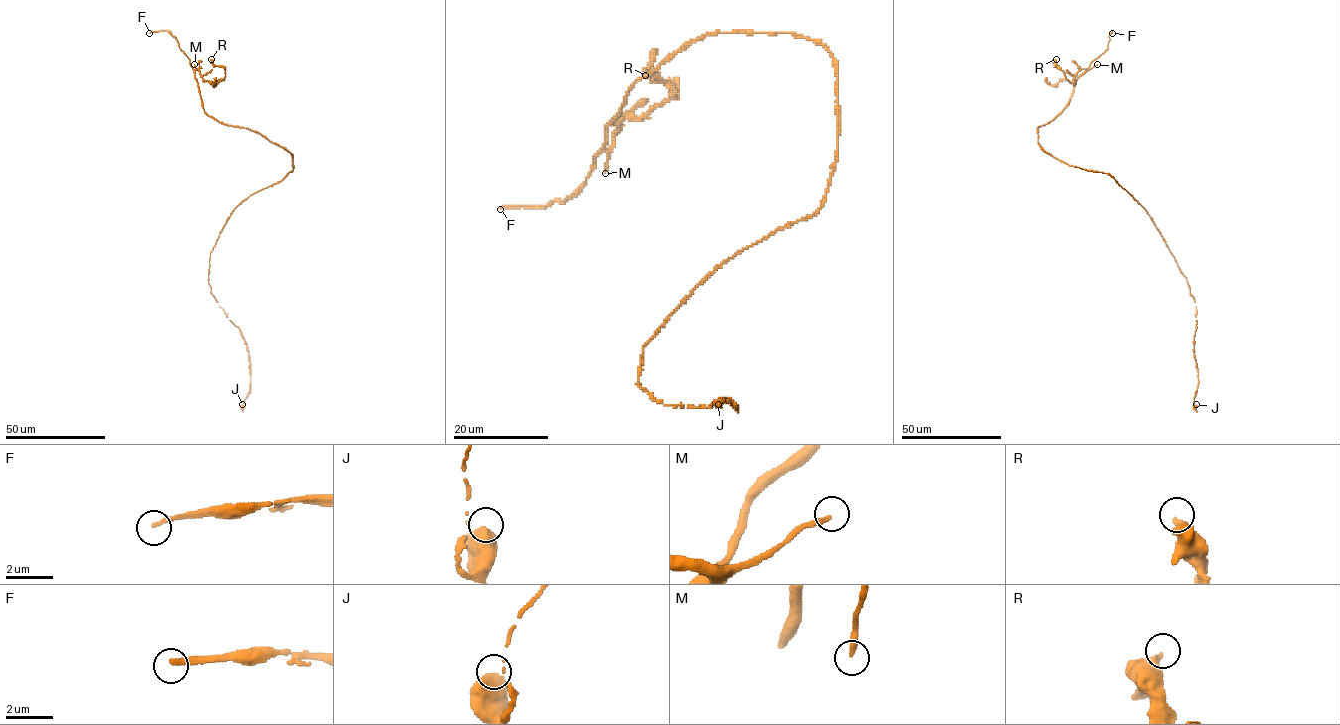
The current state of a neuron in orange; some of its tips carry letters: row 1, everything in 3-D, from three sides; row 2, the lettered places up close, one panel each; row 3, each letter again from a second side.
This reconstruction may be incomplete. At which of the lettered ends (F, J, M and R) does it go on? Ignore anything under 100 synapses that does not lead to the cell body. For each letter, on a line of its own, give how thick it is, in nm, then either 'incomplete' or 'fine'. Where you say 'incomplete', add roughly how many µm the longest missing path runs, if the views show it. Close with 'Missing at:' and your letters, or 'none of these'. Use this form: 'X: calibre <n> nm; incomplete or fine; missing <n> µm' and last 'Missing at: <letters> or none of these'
F: calibre 200 nm; incomplete; missing 80 µm
J: calibre 750 nm; fine
M: calibre 240 nm; fine
R: calibre 360 nm; fine
Missing at: F

